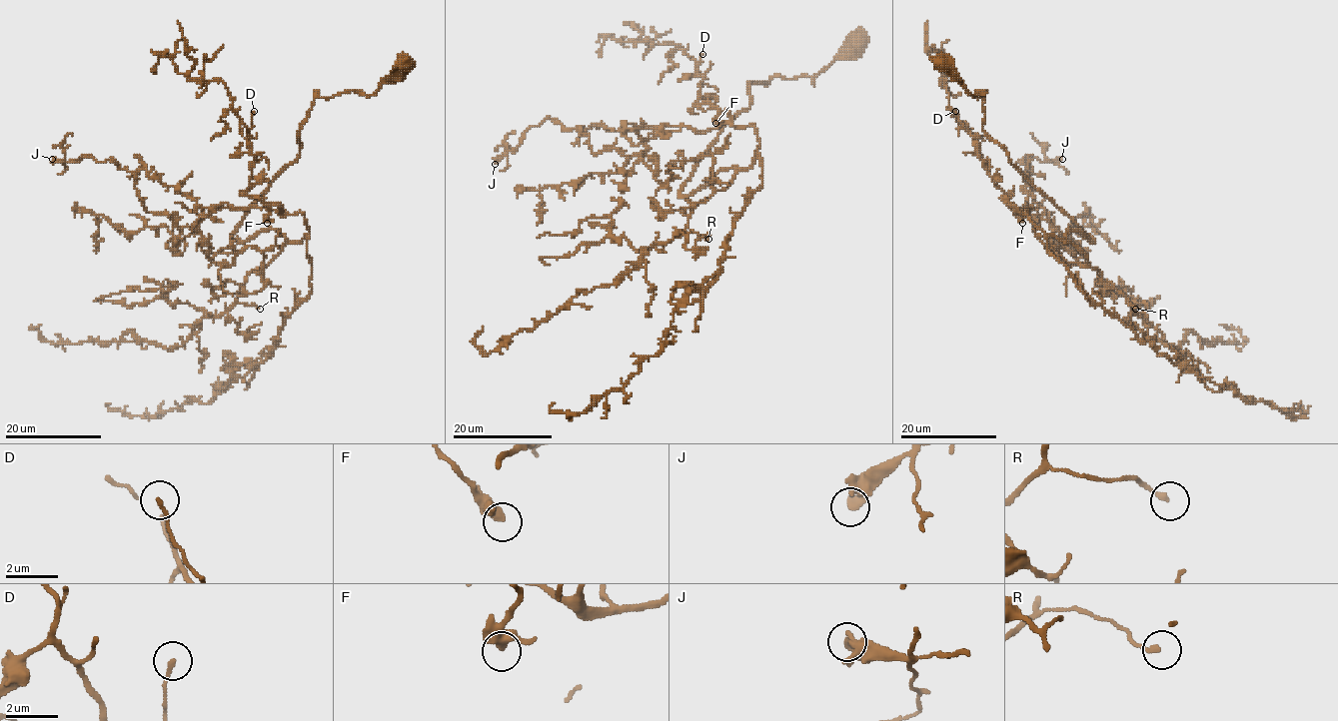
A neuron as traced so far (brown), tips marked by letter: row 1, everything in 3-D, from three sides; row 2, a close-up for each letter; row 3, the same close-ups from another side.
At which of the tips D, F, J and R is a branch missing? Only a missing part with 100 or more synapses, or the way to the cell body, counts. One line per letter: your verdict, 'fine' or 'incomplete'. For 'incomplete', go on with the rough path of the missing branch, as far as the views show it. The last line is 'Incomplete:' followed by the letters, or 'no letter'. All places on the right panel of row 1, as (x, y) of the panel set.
D: fine
F: fine
J: fine
R: fine
Incomplete: no letter

